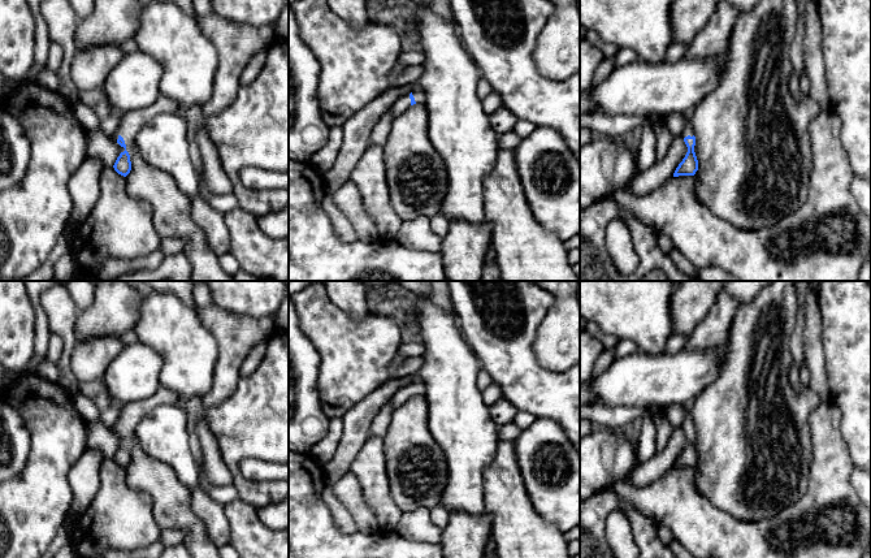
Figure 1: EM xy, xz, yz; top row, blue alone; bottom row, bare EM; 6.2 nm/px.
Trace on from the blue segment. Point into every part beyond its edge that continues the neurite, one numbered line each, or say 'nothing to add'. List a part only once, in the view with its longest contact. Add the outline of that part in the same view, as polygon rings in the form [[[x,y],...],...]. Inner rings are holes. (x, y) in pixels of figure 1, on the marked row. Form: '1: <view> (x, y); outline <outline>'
1: xy (133, 121); outline [[[161,94],[150,107],[124,113],[121,125],[109,137],[117,142],[121,135],[125,140],[126,150],[129,150],[135,144],[135,137],[144,124],[150,122],[159,114],[177,113],[179,109],[181,105],[177,101]]]

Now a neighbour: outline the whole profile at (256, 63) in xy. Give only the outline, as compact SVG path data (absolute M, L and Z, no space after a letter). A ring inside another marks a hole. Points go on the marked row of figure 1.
M265 48L259 51L251 57L251 60L248 61L248 64L246 65L246 68L240 74L240 78L239 78L240 87L248 86L256 79L256 77L264 68L264 64L266 61L266 53L268 53L268 49Z

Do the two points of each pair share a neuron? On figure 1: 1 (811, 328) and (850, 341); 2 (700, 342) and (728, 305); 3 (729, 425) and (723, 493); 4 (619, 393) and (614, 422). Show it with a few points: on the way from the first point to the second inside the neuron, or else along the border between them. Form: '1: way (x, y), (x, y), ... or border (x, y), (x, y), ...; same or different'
1: border (818, 302), (822, 323), (822, 350), (826, 362); different
2: way (709, 333), (722, 314); same
3: way (729, 442), (729, 476); same
4: border (593, 402), (635, 406), (645, 411); different

